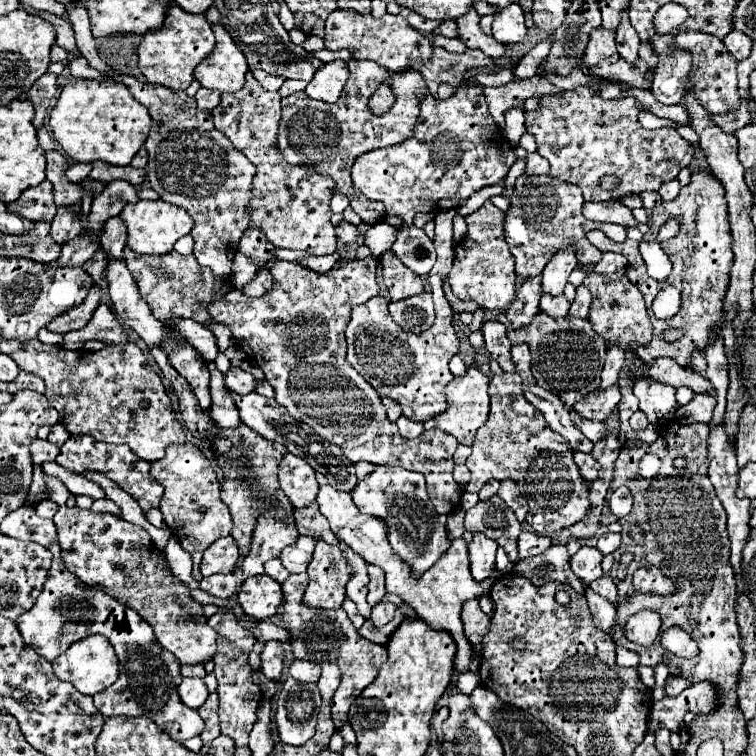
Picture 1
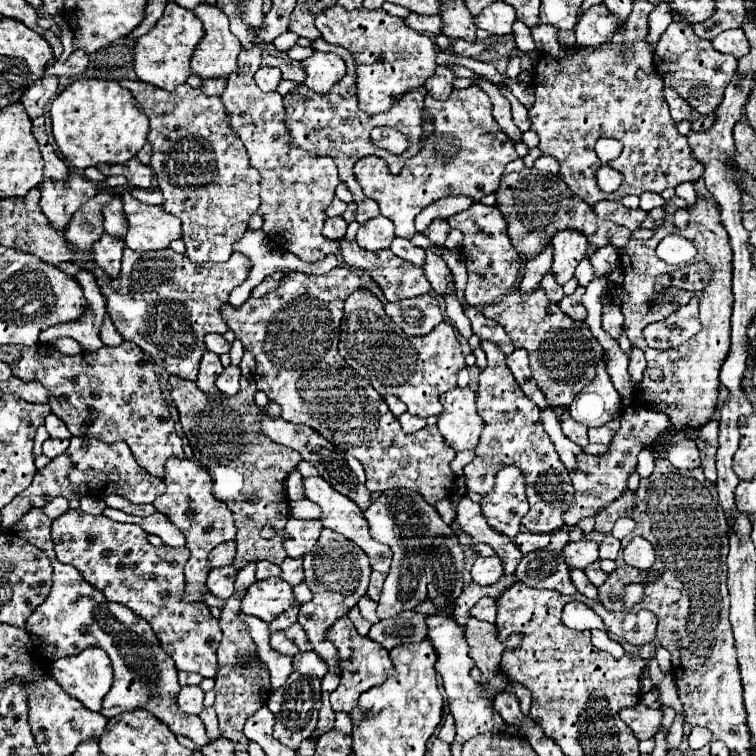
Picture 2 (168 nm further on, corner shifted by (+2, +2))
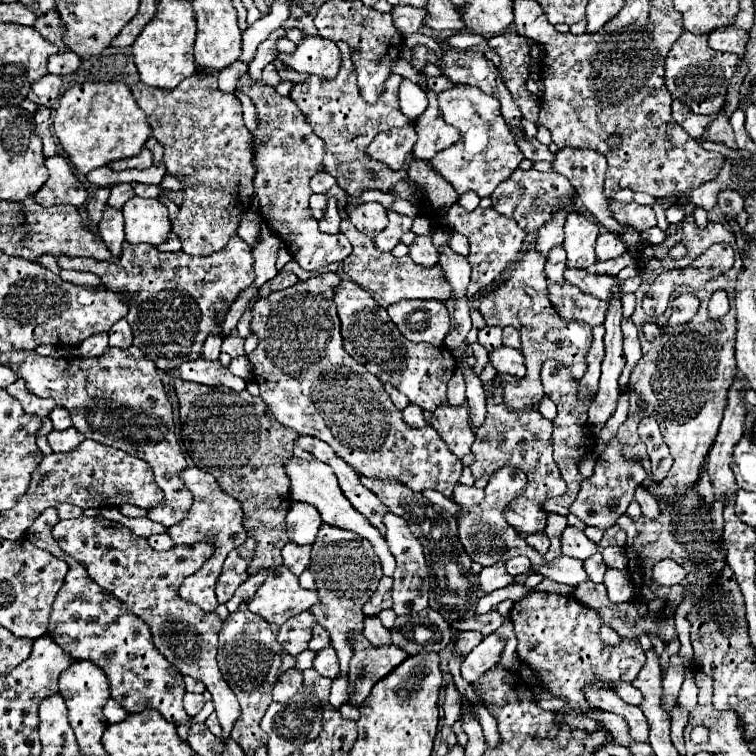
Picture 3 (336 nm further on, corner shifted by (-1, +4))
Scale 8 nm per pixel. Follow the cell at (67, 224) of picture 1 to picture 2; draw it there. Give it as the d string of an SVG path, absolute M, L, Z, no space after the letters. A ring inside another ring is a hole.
M71 173L71 179L67 179L67 187L59 187L59 183L47 183L43 181L41 191L41 209L45 217L49 219L51 227L57 231L65 231L71 223L75 211L81 207L81 203L89 201L93 195L97 195L103 187L111 189L125 189L123 177L107 177L101 185L83 179L77 173Z

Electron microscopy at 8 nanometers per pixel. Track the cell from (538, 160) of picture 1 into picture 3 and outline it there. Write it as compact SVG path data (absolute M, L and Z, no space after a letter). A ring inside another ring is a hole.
M566 147L566 149L560 149L556 151L556 161L552 163L554 165L554 171L564 175L568 181L572 181L572 187L578 195L578 199L582 201L582 205L586 207L588 213L594 215L594 219L604 225L606 229L610 231L626 231L626 229L632 229L630 225L626 223L620 223L618 219L614 219L612 211L608 209L608 203L610 199L604 195L604 179L606 179L606 157L602 157L600 153L596 151L590 151L590 149L578 149L578 147Z

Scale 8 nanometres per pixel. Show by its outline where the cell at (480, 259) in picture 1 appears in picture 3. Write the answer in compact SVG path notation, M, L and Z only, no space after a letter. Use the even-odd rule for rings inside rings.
M454 203L448 211L446 211L446 225L452 231L458 231L462 235L468 237L470 241L470 255L468 261L472 265L472 277L470 277L470 285L468 285L468 295L472 297L474 293L482 291L484 287L488 287L490 283L496 281L496 277L510 267L514 261L518 261L520 253L522 253L522 243L526 233L518 227L518 223L506 215L500 215L498 211L494 211L494 207L490 209L474 209L472 213L468 213L464 207L460 207L458 203Z

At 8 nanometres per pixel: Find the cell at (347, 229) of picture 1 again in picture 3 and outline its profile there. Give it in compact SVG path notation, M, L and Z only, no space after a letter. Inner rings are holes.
M336 199L328 201L328 213L320 219L320 231L322 233L340 233L340 213L336 209Z

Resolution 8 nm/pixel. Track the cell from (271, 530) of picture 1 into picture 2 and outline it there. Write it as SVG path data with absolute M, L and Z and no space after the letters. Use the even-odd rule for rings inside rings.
M251 561L237 573L235 593L227 599L219 617L223 639L221 639L221 645L217 649L217 661L219 661L219 669L217 669L217 677L215 677L217 699L215 699L213 707L215 707L217 717L219 717L221 735L227 737L229 741L233 741L235 751L239 751L239 753L247 751L247 737L243 735L243 727L245 727L247 719L267 701L267 697L271 693L269 669L257 657L257 649L247 633L247 625L243 621L239 621L239 617L237 617L239 605L241 605L241 599L243 599L247 587L251 583L255 583L255 565L257 565L257 561Z

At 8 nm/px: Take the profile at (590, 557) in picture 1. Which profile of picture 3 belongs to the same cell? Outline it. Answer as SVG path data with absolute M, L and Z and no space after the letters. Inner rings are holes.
M566 527L562 533L562 553L568 557L576 557L576 559L588 559L590 555L594 555L598 551L598 547L576 527Z

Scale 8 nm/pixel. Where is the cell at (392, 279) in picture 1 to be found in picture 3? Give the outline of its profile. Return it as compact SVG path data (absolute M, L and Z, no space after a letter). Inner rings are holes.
M348 219L342 221L340 231L350 239L352 253L344 259L344 273L358 283L362 289L372 291L376 297L380 297L386 305L394 305L402 299L436 299L436 301L448 301L454 297L450 283L444 277L442 267L436 263L434 267L422 267L416 265L408 255L406 257L394 257L392 253L382 253L374 247L372 239L360 233Z

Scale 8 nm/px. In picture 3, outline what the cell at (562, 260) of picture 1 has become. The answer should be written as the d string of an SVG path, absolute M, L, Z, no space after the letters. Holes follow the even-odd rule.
M570 213L566 219L564 249L568 253L568 267L590 267L596 261L594 243L598 237L598 223L584 213Z

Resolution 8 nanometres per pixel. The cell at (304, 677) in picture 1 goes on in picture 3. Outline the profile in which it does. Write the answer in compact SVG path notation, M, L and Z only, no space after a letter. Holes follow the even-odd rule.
M326 647L326 649L322 649L318 653L318 657L314 659L314 669L322 677L328 677L328 679L336 679L338 677L340 667L338 667L338 657L336 657L334 647Z

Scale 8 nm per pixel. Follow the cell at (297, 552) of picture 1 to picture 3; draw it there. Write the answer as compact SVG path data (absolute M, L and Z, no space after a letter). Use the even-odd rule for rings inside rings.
M292 503L288 511L288 537L298 545L312 545L322 525L318 511L308 503Z

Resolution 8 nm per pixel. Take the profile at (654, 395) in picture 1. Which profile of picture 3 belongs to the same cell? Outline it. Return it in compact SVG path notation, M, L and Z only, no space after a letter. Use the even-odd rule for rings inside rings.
M622 319L622 337L624 337L624 355L626 355L626 367L622 371L620 377L620 387L626 387L628 383L628 375L632 371L632 367L638 363L640 359L640 341L638 341L638 331L636 325L632 323L632 319Z

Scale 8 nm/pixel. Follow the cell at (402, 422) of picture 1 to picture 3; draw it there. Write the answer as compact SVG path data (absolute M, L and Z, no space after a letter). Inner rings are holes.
M408 405L404 411L404 421L410 425L410 427L424 427L426 421L424 421L424 415L422 415L422 409L418 405Z

